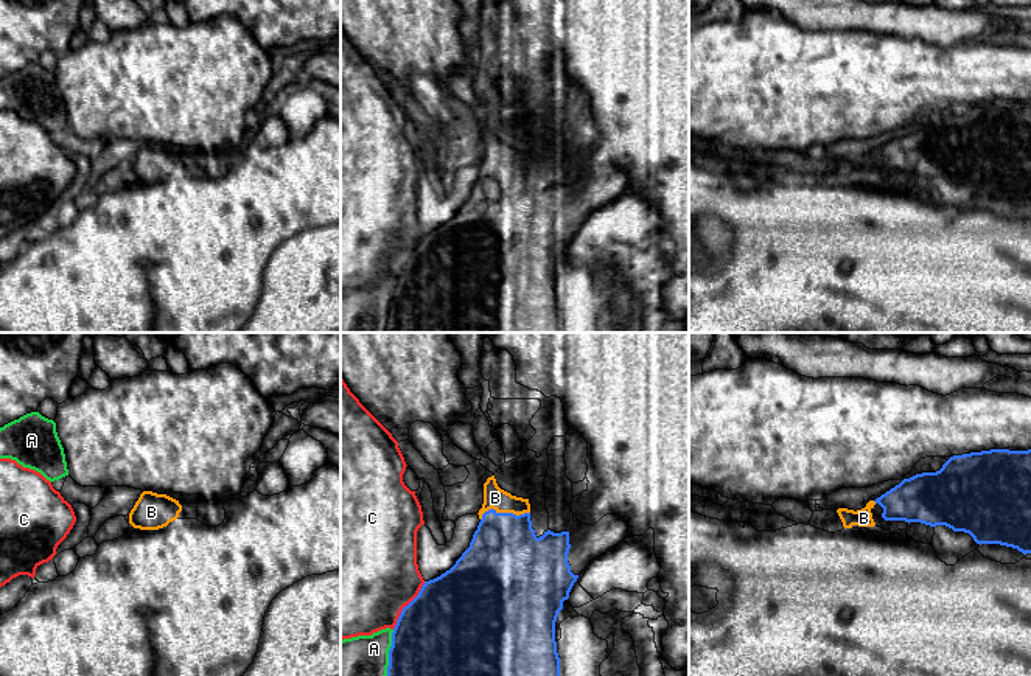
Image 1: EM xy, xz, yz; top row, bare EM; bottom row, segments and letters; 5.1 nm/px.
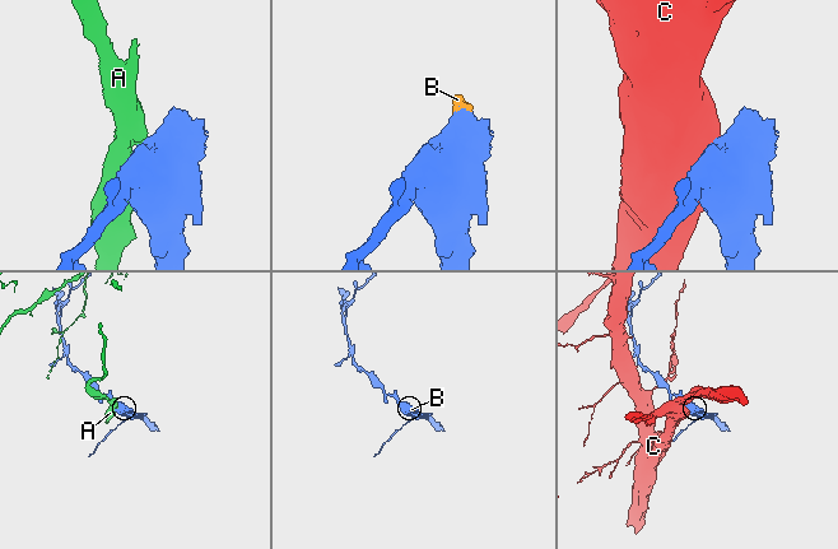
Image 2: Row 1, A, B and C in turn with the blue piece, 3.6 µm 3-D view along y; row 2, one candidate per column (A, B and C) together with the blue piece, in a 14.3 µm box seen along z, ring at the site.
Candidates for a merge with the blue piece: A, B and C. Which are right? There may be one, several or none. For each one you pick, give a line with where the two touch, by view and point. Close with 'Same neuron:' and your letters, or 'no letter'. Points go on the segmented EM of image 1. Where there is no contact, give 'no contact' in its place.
B: meets blue in xz at (503, 513)
Same neuron: B

